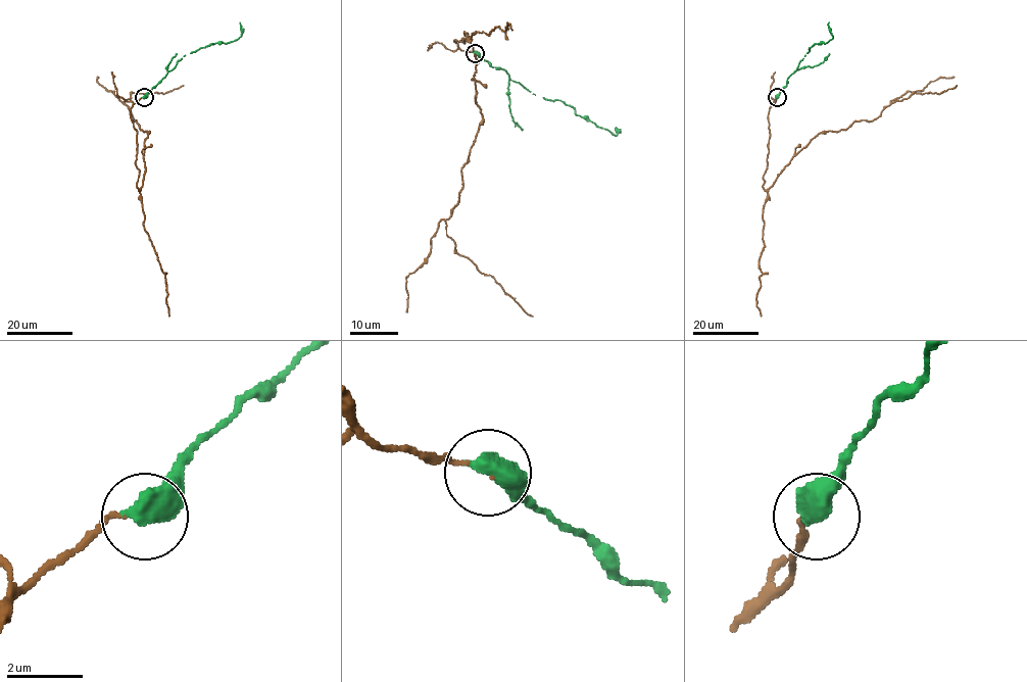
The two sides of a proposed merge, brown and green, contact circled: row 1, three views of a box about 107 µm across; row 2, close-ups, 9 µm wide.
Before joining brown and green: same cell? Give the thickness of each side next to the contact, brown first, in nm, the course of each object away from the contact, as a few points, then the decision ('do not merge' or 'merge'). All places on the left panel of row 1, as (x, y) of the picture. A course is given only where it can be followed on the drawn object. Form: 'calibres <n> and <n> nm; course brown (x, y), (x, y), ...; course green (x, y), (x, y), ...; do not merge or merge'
calibres 50 and 650 nm; course brown (145, 97), (130, 109), (139, 190), (149, 133), (141, 130), (125, 100), (132, 93), (165, 93), (183, 85); course green (144, 97), (185, 54), (238, 38), (241, 34), (240, 21); merge

